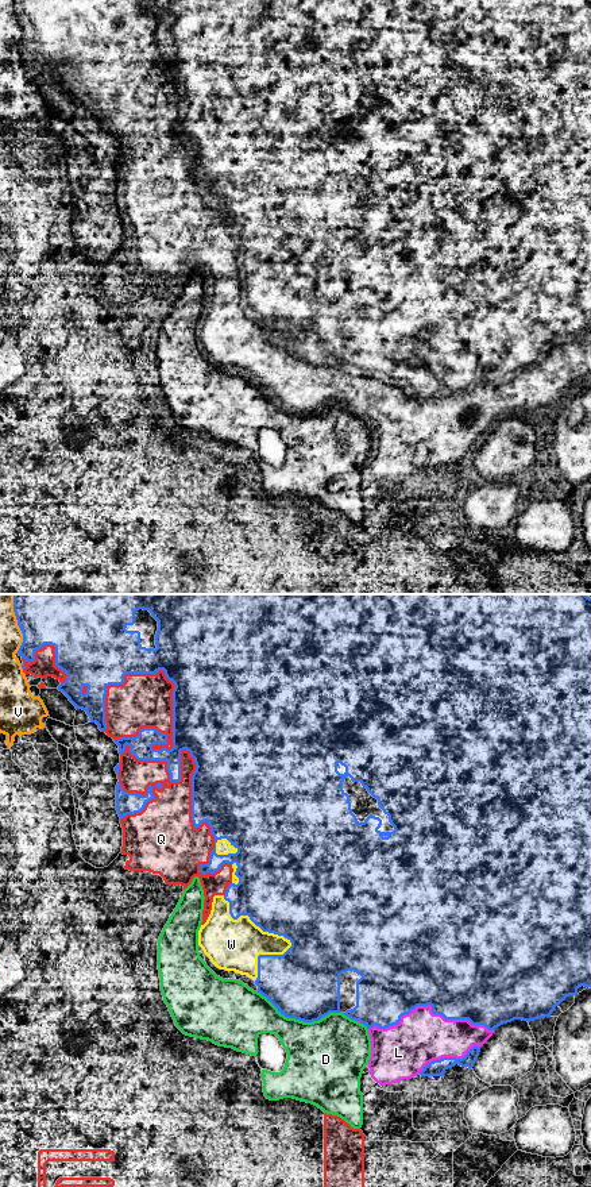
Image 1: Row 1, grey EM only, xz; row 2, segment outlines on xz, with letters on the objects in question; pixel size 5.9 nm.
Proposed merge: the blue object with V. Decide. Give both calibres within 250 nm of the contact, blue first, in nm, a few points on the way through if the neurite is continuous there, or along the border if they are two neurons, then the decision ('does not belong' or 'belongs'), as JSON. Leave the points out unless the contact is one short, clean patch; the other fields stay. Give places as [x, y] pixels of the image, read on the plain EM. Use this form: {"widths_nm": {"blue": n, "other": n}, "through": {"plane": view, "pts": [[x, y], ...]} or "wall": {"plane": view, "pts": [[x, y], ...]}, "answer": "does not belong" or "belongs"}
{"widths_nm": {"blue": 260, "other": 140}, "answer": "does not belong"}

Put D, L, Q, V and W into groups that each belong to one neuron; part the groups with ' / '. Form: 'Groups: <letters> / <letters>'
Groups: D / L W / Q / V

